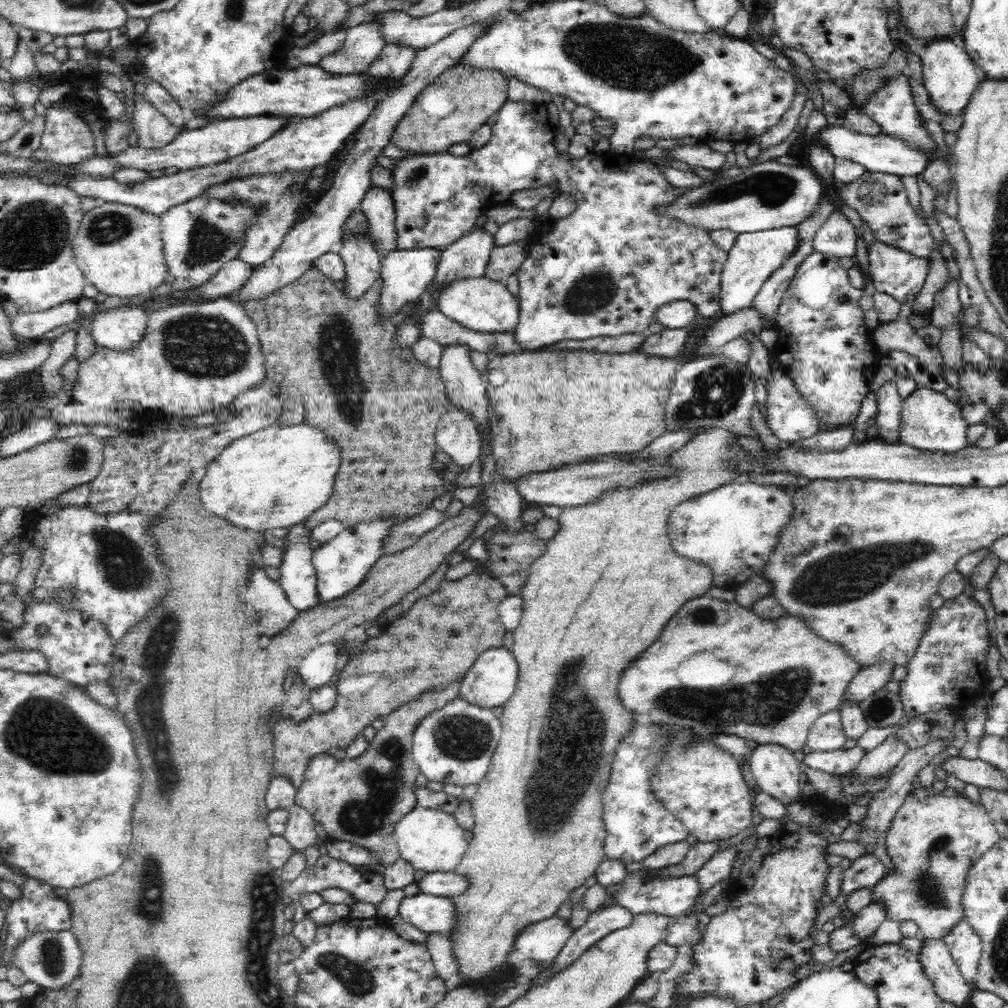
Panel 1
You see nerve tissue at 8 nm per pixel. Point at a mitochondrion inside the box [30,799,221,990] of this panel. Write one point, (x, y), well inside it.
(53, 959)

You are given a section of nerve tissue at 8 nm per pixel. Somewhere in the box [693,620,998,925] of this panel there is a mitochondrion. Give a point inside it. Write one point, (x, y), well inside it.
(929, 891)

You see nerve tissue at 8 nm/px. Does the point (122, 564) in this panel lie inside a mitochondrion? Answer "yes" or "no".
yes

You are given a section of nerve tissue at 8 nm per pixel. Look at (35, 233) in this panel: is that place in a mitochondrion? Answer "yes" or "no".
yes

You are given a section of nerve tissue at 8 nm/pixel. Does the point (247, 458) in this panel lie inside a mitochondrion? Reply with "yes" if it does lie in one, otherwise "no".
no

